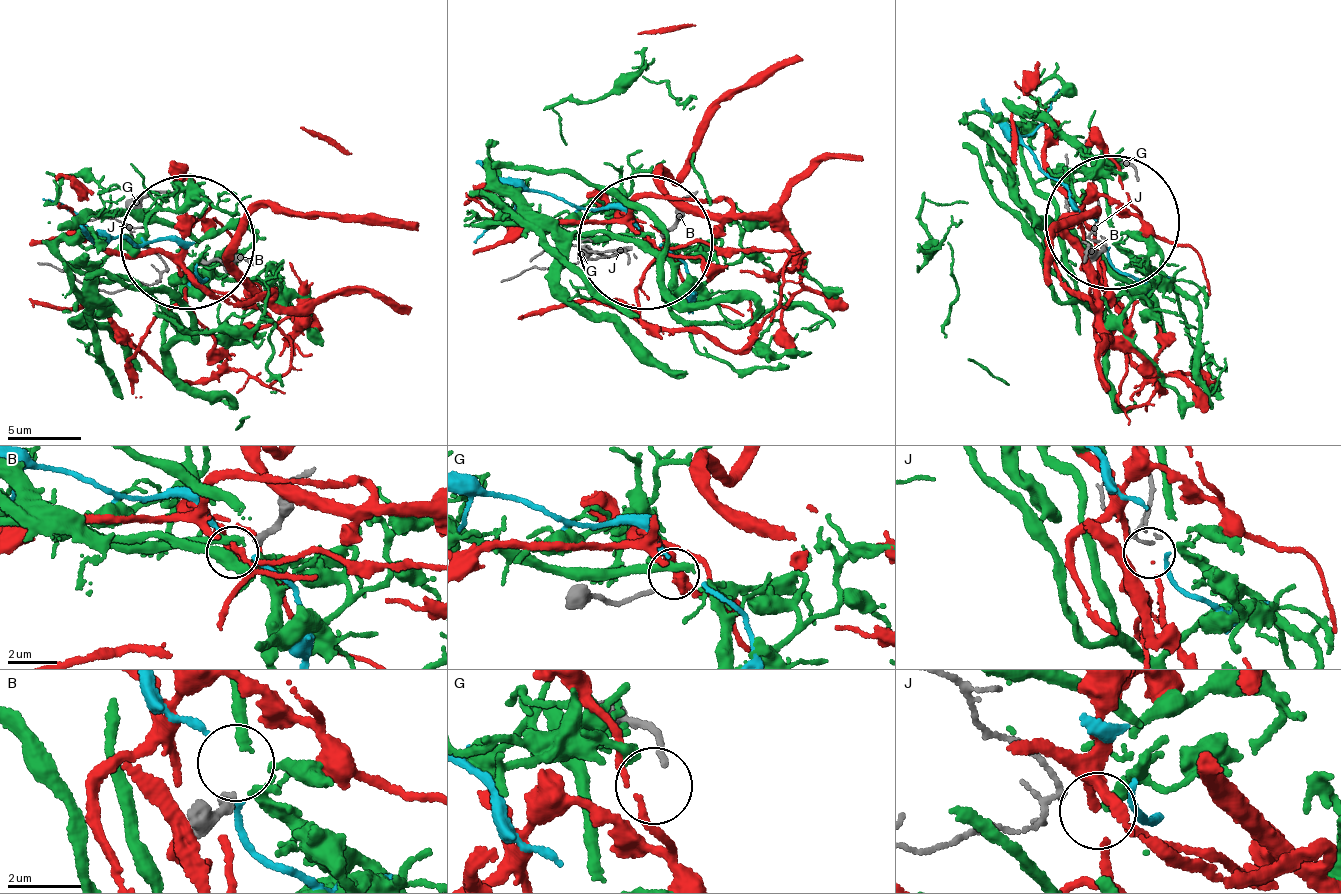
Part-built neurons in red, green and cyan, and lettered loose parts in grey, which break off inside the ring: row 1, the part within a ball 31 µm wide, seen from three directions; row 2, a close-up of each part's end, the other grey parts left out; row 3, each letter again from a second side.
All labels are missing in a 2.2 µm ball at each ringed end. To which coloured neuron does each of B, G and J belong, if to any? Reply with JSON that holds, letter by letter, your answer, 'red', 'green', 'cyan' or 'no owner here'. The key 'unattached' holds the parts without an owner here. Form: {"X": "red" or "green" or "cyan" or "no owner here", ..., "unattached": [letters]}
{"B": "green", "G": "no owner here", "J": "red", "unattached": ["G"]}

